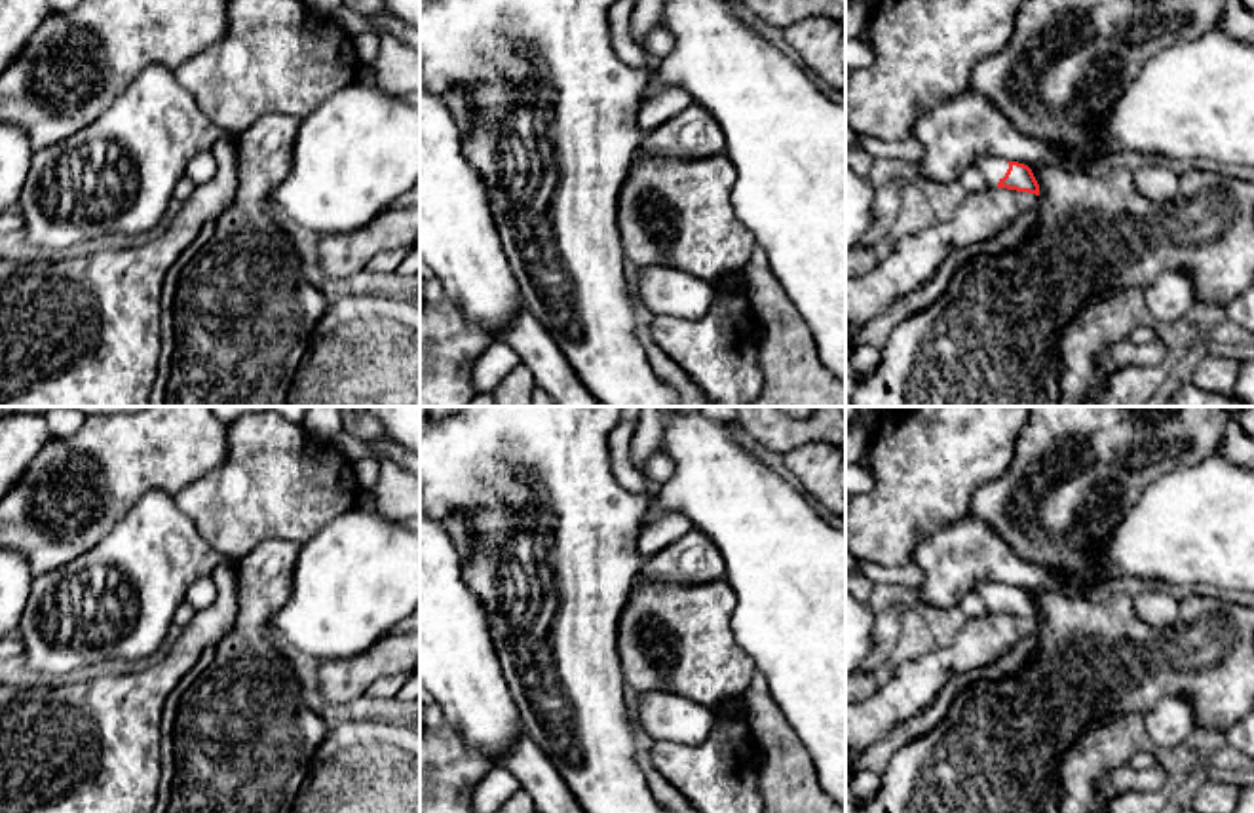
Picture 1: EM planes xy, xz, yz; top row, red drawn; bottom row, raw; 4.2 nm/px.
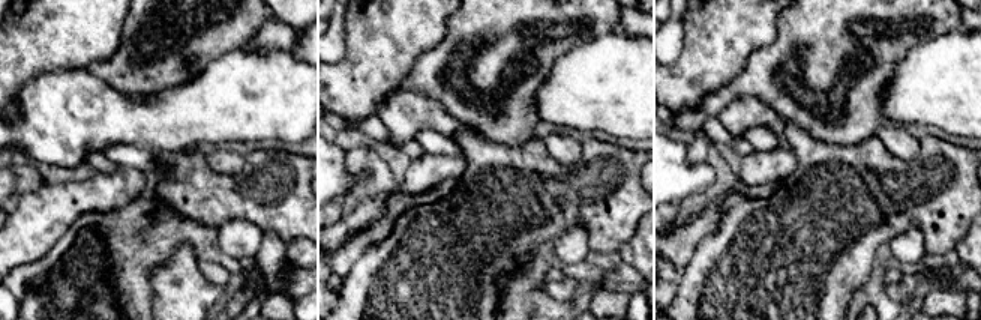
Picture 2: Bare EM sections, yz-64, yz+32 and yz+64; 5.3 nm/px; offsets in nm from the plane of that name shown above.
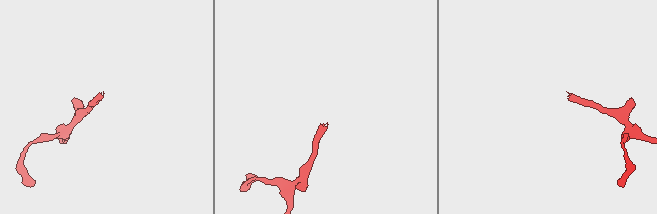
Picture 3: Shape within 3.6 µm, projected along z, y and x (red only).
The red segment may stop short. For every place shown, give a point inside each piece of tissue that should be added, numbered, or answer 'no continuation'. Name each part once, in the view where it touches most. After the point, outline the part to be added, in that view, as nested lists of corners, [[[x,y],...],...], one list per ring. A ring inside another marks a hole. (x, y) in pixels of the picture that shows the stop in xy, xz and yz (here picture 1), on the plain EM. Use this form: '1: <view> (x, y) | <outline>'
1: yz (992, 593) | [[[984,583],[977,585],[975,593],[986,602],[992,614],[1005,602],[1009,589],[999,583]]]

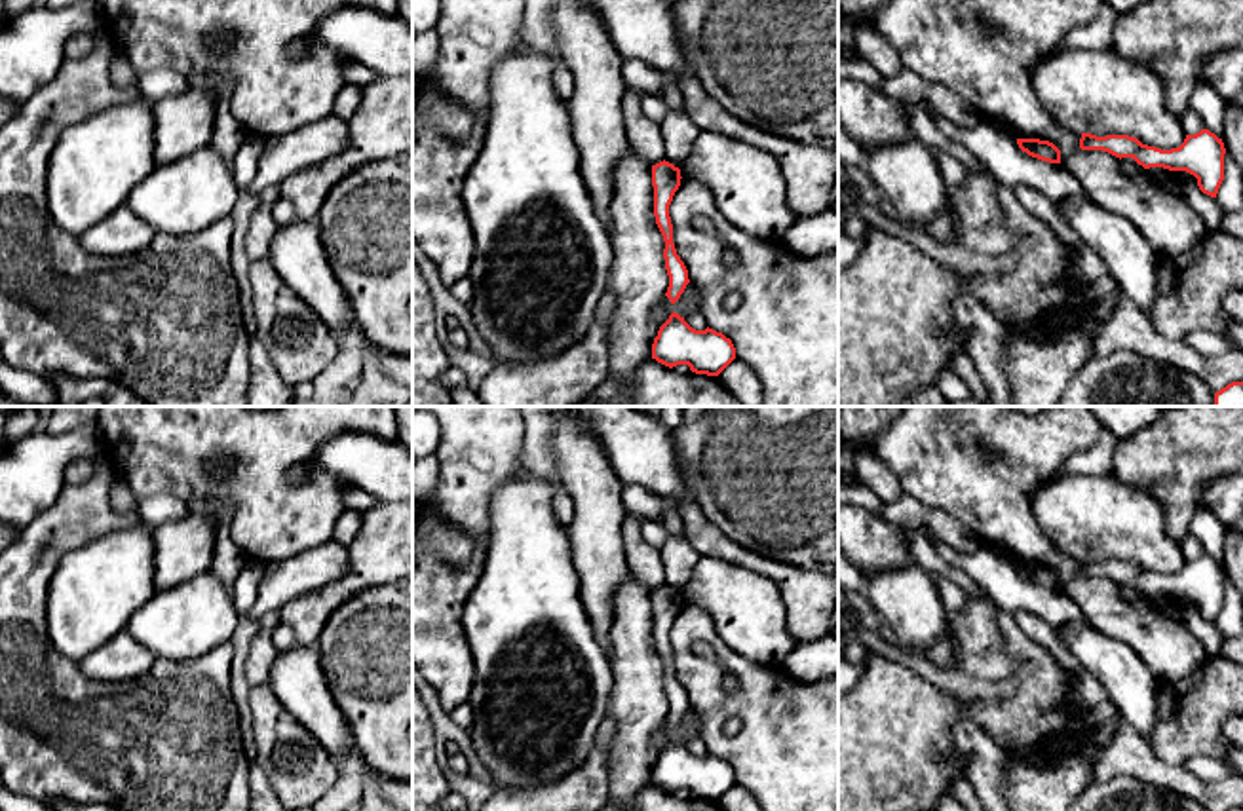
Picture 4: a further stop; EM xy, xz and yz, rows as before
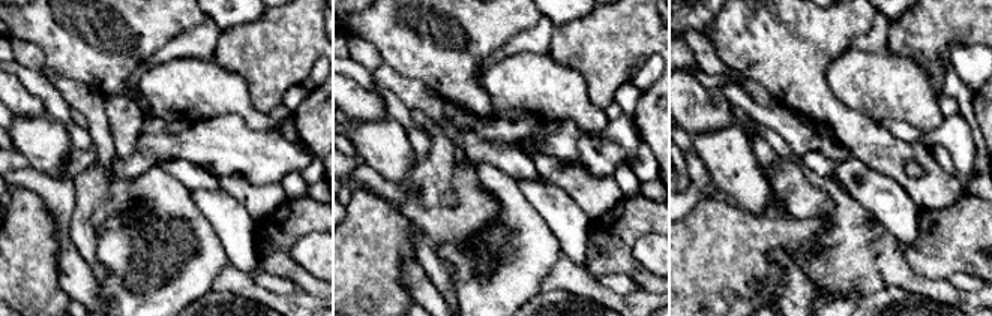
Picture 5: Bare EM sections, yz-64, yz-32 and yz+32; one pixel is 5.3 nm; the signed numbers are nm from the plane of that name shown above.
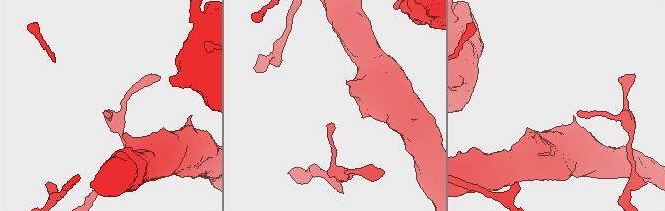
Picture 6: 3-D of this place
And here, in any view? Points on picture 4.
no continuation

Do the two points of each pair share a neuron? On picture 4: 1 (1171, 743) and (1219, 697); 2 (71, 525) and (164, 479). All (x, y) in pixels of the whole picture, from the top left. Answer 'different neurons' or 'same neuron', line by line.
1: same neuron
2: different neurons

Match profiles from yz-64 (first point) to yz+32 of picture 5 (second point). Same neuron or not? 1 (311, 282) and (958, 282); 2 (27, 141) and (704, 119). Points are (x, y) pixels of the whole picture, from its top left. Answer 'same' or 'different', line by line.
1: different
2: different

